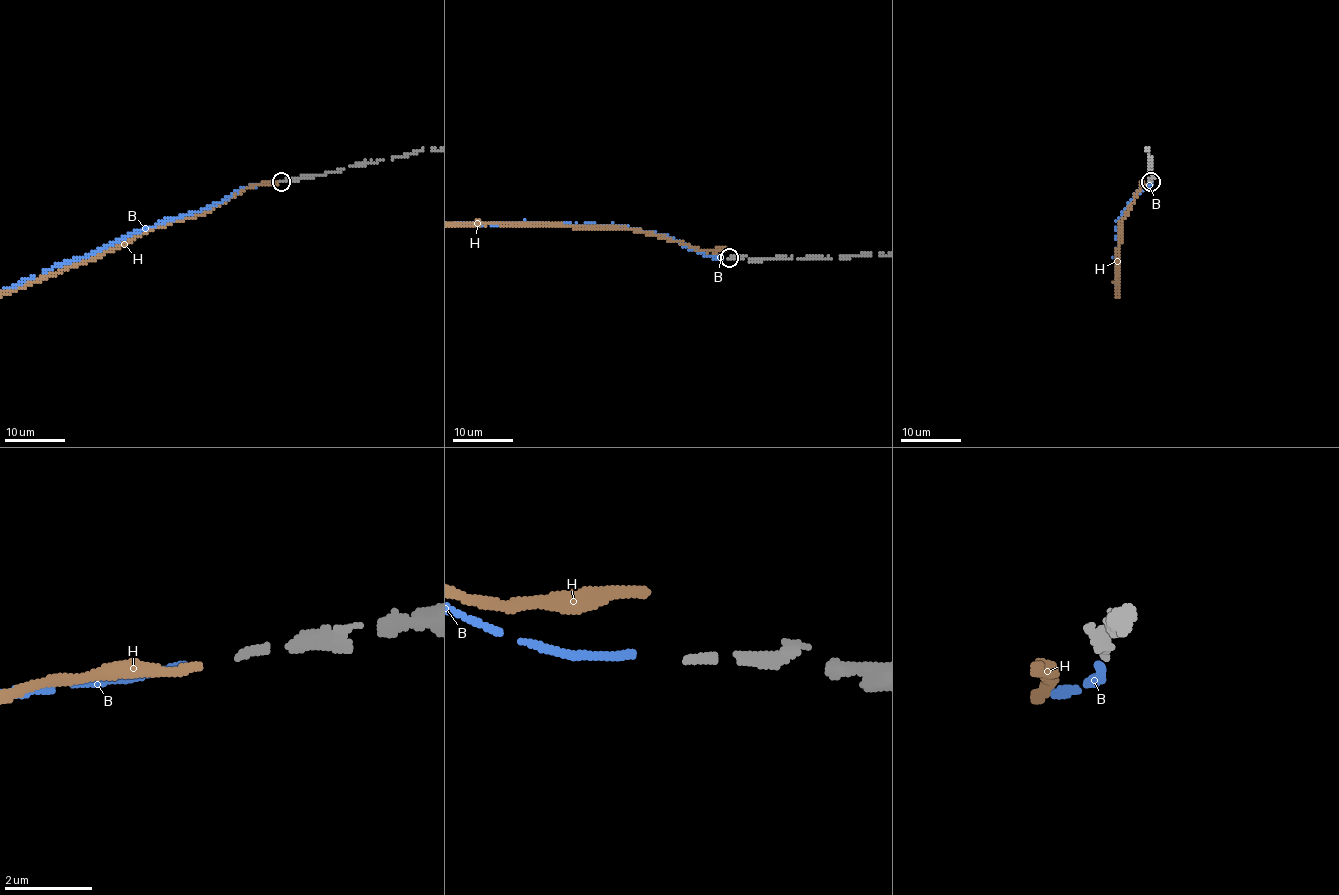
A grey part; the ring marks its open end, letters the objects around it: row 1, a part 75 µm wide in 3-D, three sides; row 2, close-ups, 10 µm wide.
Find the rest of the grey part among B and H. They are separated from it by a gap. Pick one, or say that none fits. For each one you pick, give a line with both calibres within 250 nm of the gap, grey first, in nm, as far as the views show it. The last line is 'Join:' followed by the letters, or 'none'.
B: 180/180 nm
Join: B

